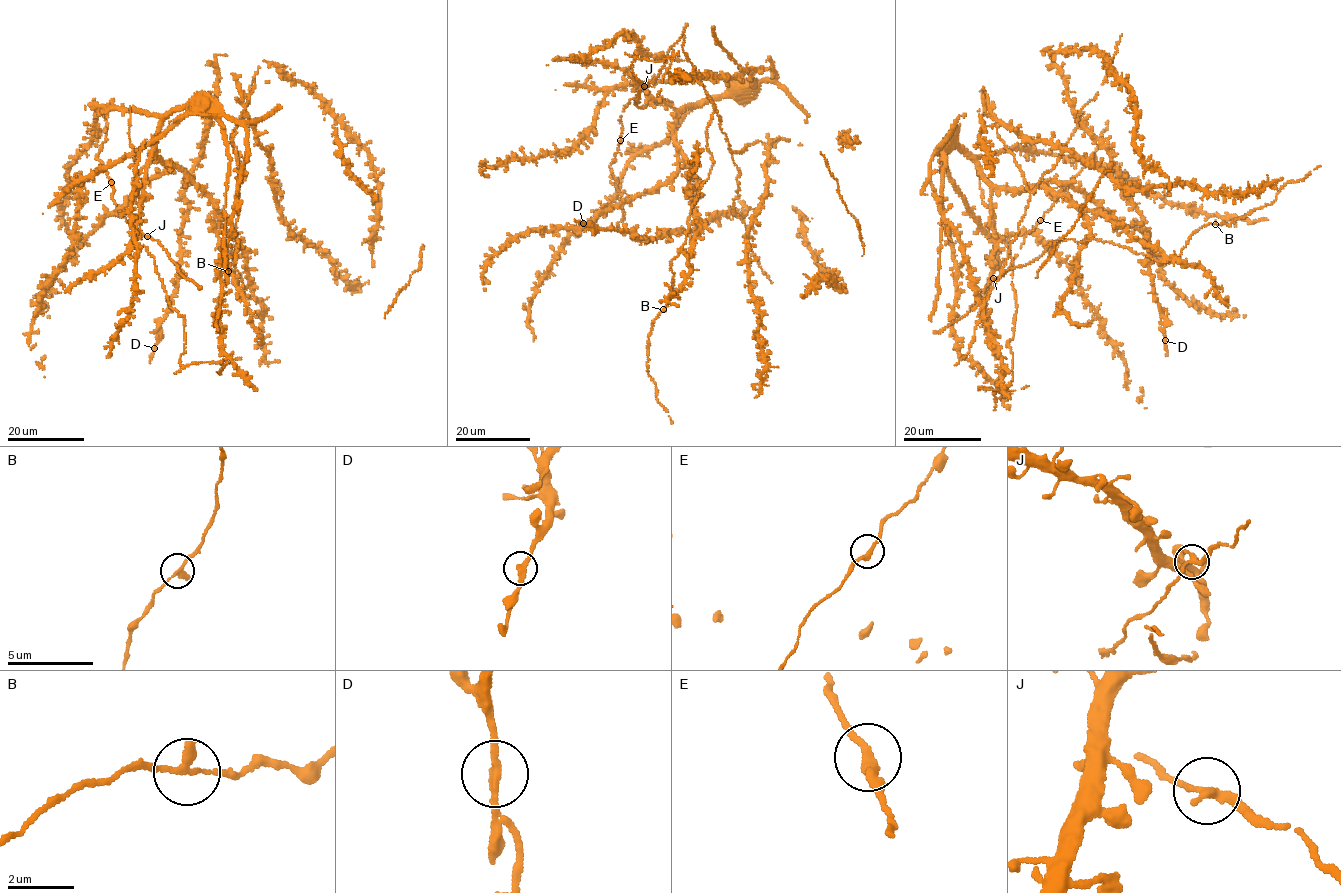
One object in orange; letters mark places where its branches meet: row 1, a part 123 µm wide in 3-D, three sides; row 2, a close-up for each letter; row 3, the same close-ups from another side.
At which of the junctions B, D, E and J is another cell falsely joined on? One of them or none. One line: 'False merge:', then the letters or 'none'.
False merge: none

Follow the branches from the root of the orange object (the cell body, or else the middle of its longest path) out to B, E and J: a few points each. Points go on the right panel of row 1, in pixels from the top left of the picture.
B: (1012, 242), (1002, 271), (1036, 260), (1049, 244), (1066, 239), (1110, 240), (1170, 263), (1190, 236), (1215, 224)
E: (1012, 242), (983, 306), (929, 180), (937, 149), (977, 158), (1019, 148), (1093, 154), (1040, 220)
J: (1012, 242), (983, 306), (929, 180), (937, 149), (956, 147), (989, 185), (995, 247), (989, 282), (993, 278)

